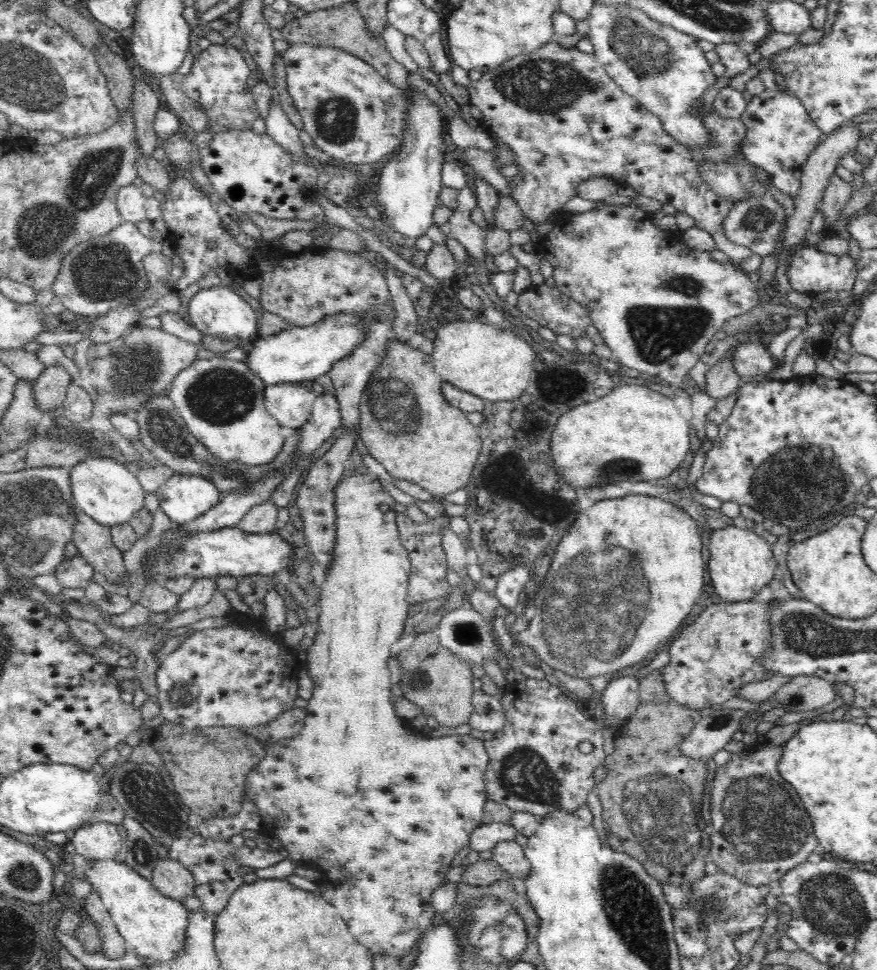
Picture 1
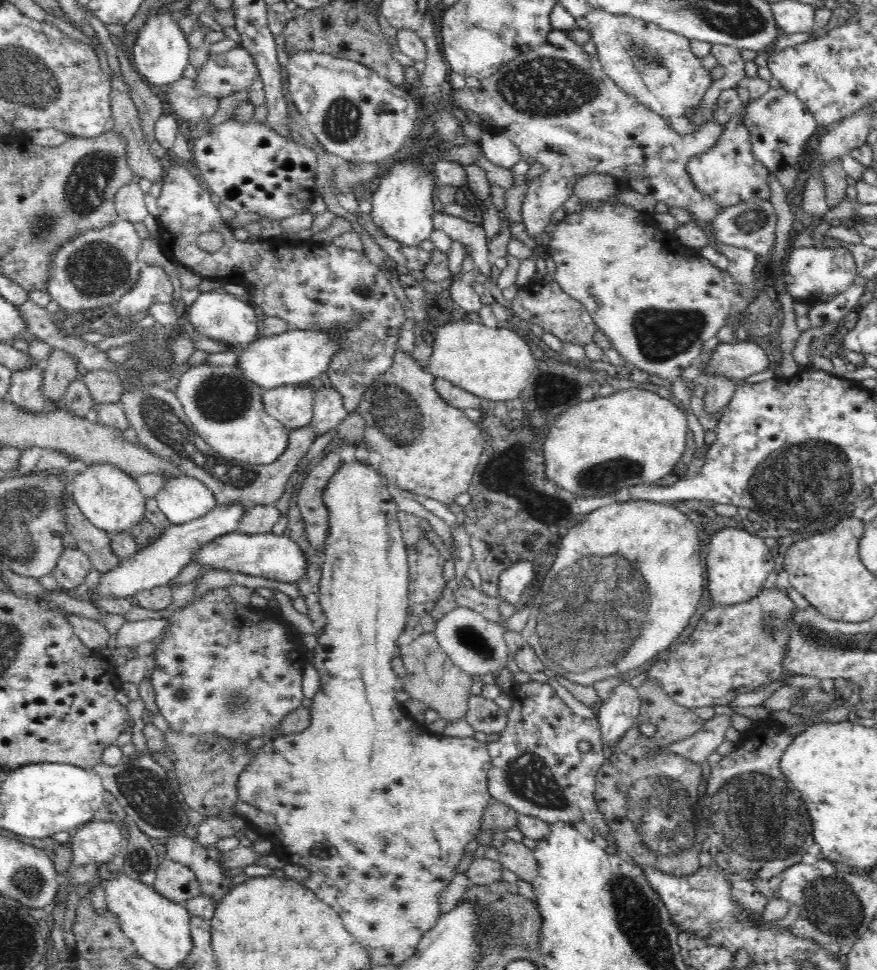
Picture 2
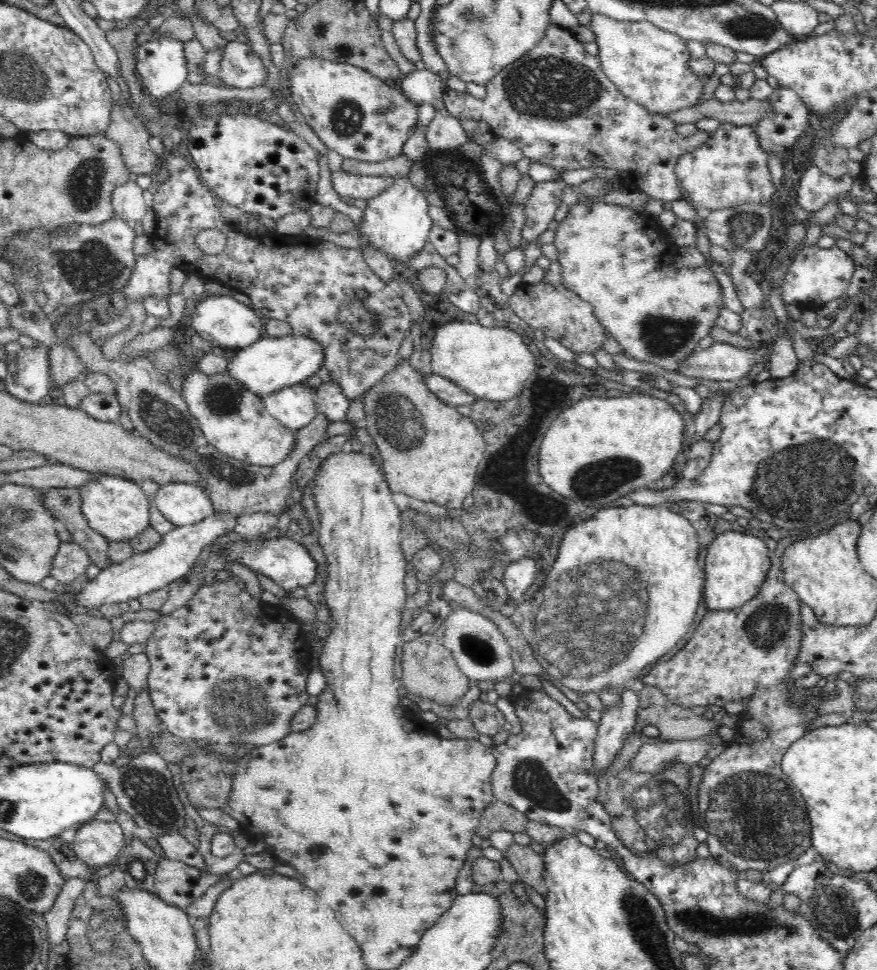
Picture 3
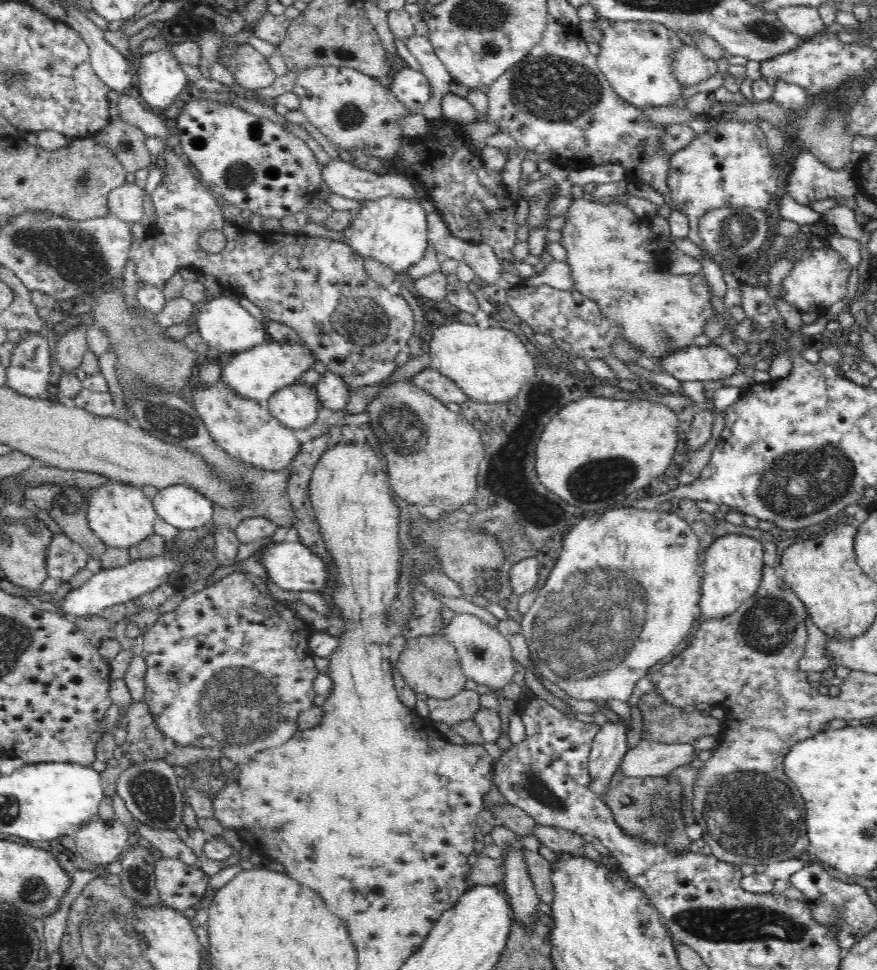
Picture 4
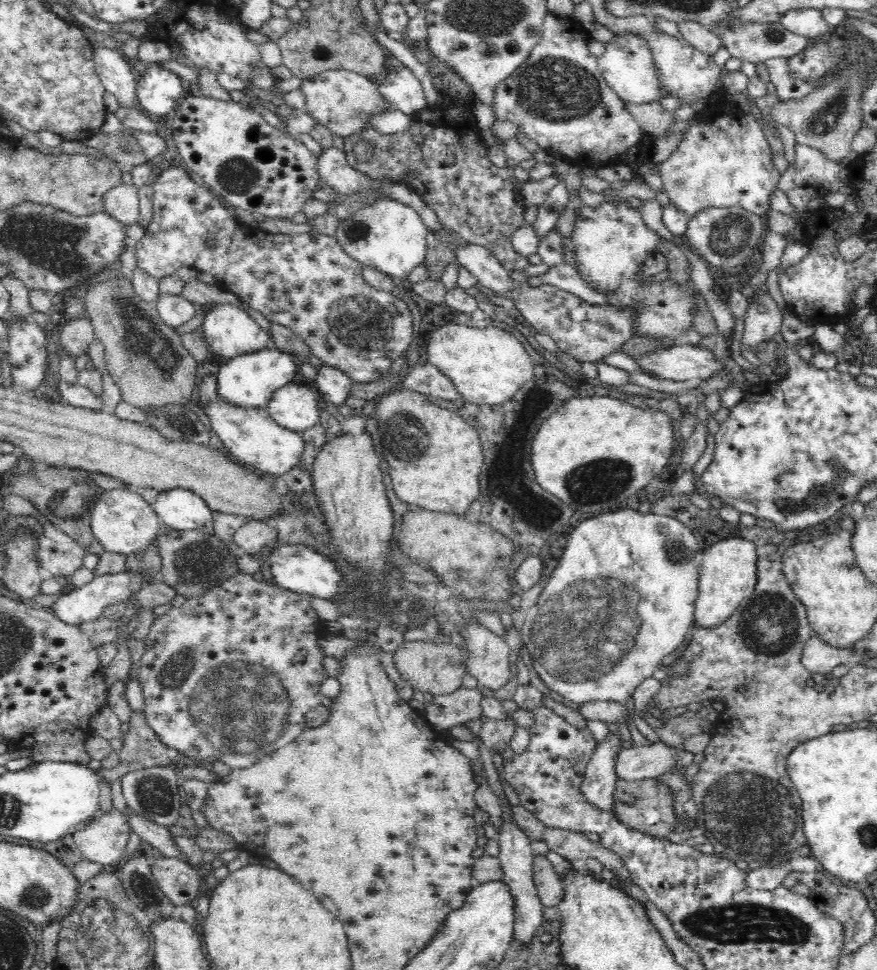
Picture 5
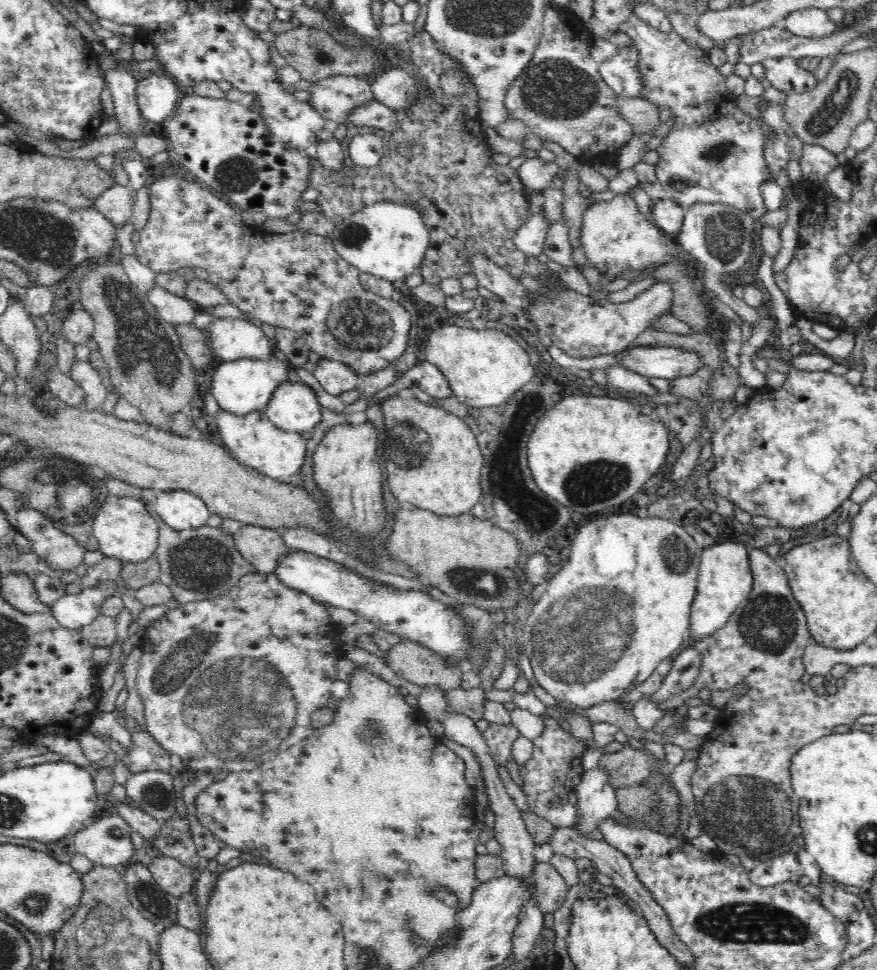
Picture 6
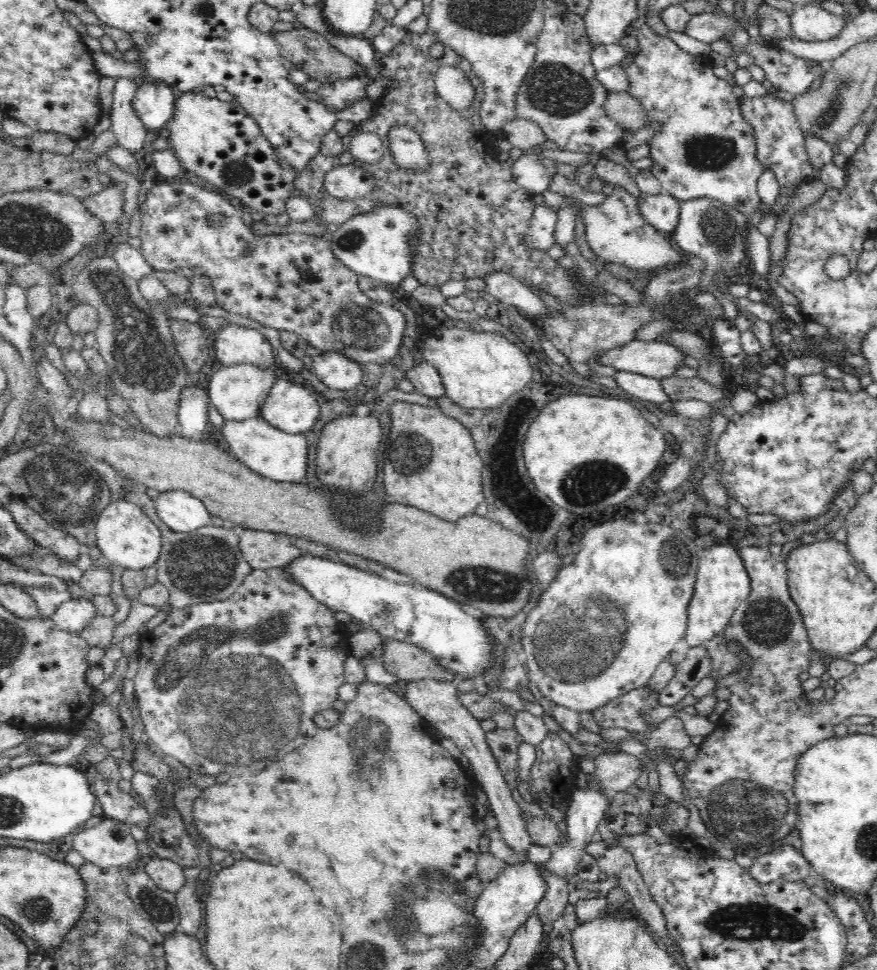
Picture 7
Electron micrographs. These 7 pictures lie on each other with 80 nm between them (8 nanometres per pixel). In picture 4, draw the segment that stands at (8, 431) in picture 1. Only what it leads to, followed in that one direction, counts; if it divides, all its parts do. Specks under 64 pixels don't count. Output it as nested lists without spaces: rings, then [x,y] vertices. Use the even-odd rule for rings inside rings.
[[[21,333],[12,350],[6,386],[35,399],[48,396],[46,388],[50,385],[50,341],[51,338],[40,333]]]

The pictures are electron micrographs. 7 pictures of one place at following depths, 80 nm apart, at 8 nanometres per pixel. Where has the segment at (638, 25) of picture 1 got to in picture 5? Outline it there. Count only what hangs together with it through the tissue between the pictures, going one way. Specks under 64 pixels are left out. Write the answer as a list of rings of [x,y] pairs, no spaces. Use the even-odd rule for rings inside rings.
[[[616,33],[616,35],[613,41],[606,44],[604,53],[597,58],[600,72],[614,92],[623,101],[638,104],[658,102],[660,98],[668,97],[659,83],[657,70],[645,40],[632,33]]]

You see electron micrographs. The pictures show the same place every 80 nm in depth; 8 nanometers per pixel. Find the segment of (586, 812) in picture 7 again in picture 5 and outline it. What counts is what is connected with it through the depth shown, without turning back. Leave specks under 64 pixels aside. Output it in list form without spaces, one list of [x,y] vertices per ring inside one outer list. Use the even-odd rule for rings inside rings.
[[[609,734],[609,738],[596,746],[585,771],[581,793],[598,810],[610,812],[614,808],[615,784],[619,780],[615,772],[615,758],[623,740]]]

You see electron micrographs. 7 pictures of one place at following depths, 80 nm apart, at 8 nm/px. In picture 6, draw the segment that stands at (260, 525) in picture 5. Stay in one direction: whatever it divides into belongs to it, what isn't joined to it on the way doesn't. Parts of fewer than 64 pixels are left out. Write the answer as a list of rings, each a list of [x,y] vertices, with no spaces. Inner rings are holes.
[[[243,525],[233,537],[236,548],[246,561],[260,572],[273,574],[282,556],[290,552],[284,543],[283,534],[283,528]]]

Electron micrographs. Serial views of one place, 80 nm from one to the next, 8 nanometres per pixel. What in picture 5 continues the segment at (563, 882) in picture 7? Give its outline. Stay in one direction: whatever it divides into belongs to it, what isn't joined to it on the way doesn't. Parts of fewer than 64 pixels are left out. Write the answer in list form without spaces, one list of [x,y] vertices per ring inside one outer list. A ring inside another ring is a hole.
[[[536,855],[532,860],[533,881],[535,882],[538,896],[546,908],[557,906],[564,896],[564,887],[553,864],[544,856]]]

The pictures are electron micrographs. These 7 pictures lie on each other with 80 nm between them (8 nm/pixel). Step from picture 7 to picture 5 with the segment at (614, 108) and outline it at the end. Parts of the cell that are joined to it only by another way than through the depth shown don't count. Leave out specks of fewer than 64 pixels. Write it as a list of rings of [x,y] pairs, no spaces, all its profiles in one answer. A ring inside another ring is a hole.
[[[656,101],[640,104],[625,102],[625,107],[636,119],[641,131],[646,135],[653,136],[653,138],[664,134],[675,123],[672,120],[673,112],[666,111],[662,105]]]

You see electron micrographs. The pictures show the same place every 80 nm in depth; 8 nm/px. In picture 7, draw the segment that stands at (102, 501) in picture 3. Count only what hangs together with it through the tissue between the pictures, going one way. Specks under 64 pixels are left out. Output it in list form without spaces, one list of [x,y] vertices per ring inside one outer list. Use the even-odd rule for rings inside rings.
[[[121,500],[108,502],[108,506],[95,522],[97,546],[102,557],[109,563],[130,570],[150,568],[160,556],[162,527],[159,527],[146,514],[145,509],[133,502]]]

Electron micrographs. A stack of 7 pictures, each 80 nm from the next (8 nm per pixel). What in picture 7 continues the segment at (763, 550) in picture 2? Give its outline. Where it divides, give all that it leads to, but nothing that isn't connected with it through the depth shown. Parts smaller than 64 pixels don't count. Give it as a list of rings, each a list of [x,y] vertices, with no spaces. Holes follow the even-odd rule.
[[[704,542],[694,592],[687,610],[687,631],[684,637],[688,646],[691,648],[702,646],[704,642],[721,633],[730,622],[738,605],[744,604],[750,593],[750,577],[738,547],[728,543],[714,545]]]

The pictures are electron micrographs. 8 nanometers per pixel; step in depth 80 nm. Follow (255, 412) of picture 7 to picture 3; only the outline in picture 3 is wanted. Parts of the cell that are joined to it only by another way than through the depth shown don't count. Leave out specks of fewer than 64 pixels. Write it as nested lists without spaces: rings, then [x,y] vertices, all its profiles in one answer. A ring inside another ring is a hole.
[[[263,336],[246,348],[232,353],[228,362],[228,375],[243,384],[252,394],[264,397],[287,386],[306,382],[324,366],[323,346],[305,336],[282,336],[274,338]]]

